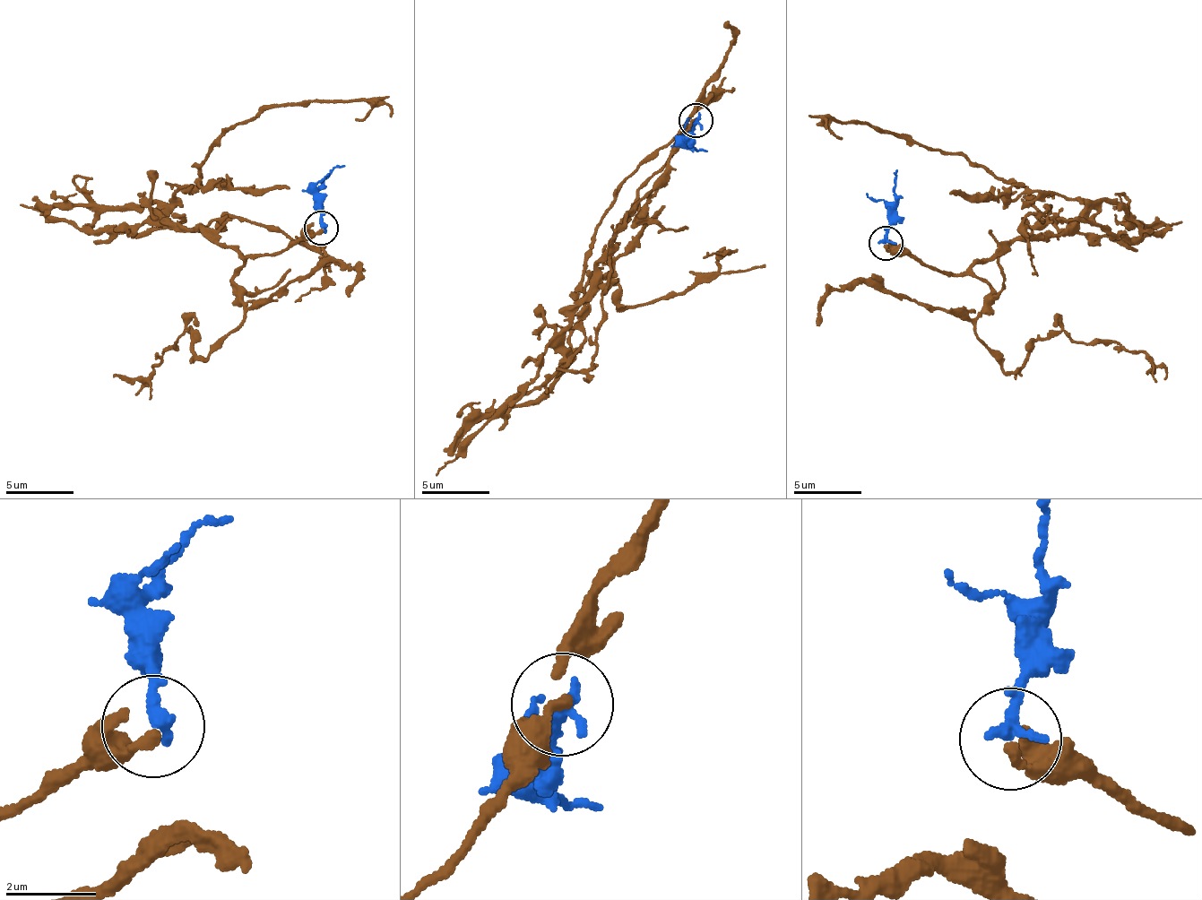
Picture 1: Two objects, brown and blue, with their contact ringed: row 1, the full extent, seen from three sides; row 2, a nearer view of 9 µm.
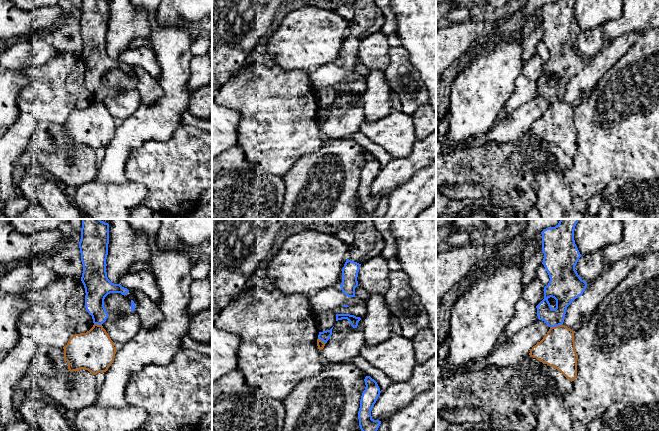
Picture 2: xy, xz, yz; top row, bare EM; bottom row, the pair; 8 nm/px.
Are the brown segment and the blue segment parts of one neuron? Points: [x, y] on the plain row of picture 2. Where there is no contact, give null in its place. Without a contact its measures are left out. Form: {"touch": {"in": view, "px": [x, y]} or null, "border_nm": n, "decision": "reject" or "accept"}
{"touch": {"in": "yz", "px": [556, 102]}, "border_nm": 110, "decision": "reject"}

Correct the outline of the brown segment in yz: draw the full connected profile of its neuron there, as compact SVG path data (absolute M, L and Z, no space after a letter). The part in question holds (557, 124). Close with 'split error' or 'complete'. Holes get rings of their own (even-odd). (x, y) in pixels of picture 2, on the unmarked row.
M563 100L551 103L543 115L532 123L529 131L556 144L571 157L577 152L574 107Z; complete

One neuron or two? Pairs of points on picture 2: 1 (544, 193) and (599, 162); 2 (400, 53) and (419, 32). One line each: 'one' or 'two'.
1: two
2: two

